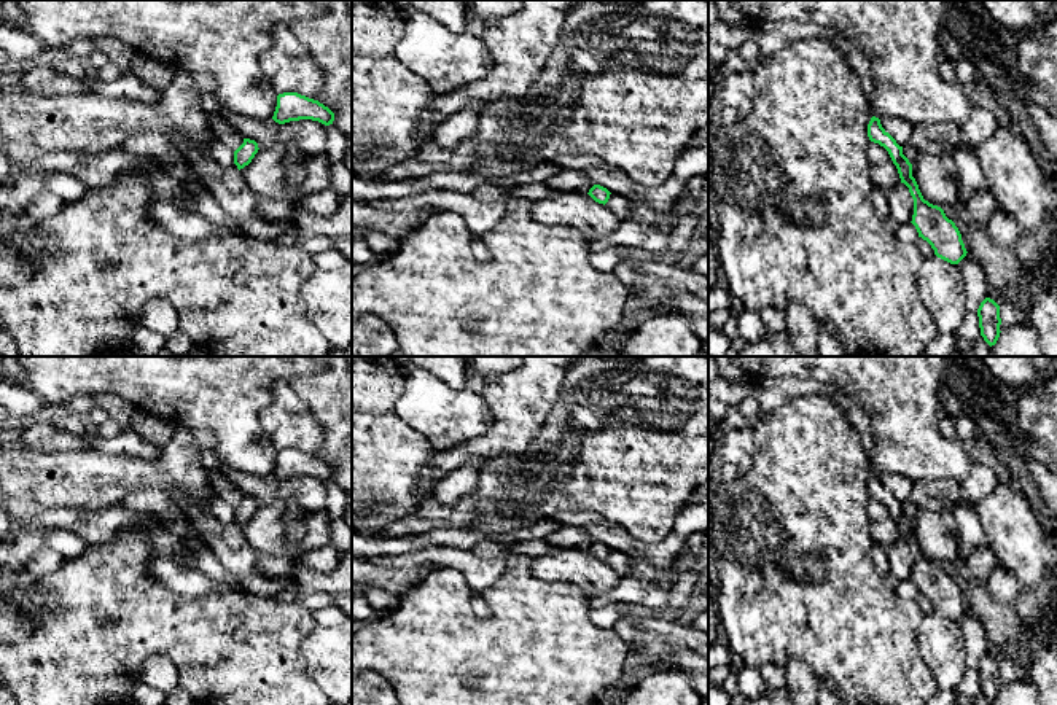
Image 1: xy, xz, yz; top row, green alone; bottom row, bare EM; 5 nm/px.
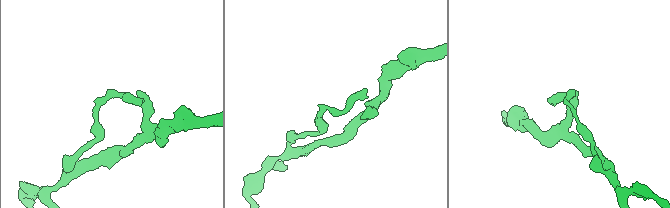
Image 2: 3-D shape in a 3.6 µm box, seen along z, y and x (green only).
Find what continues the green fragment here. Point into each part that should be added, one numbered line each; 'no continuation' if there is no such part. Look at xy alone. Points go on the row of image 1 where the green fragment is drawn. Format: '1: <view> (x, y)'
no continuation

